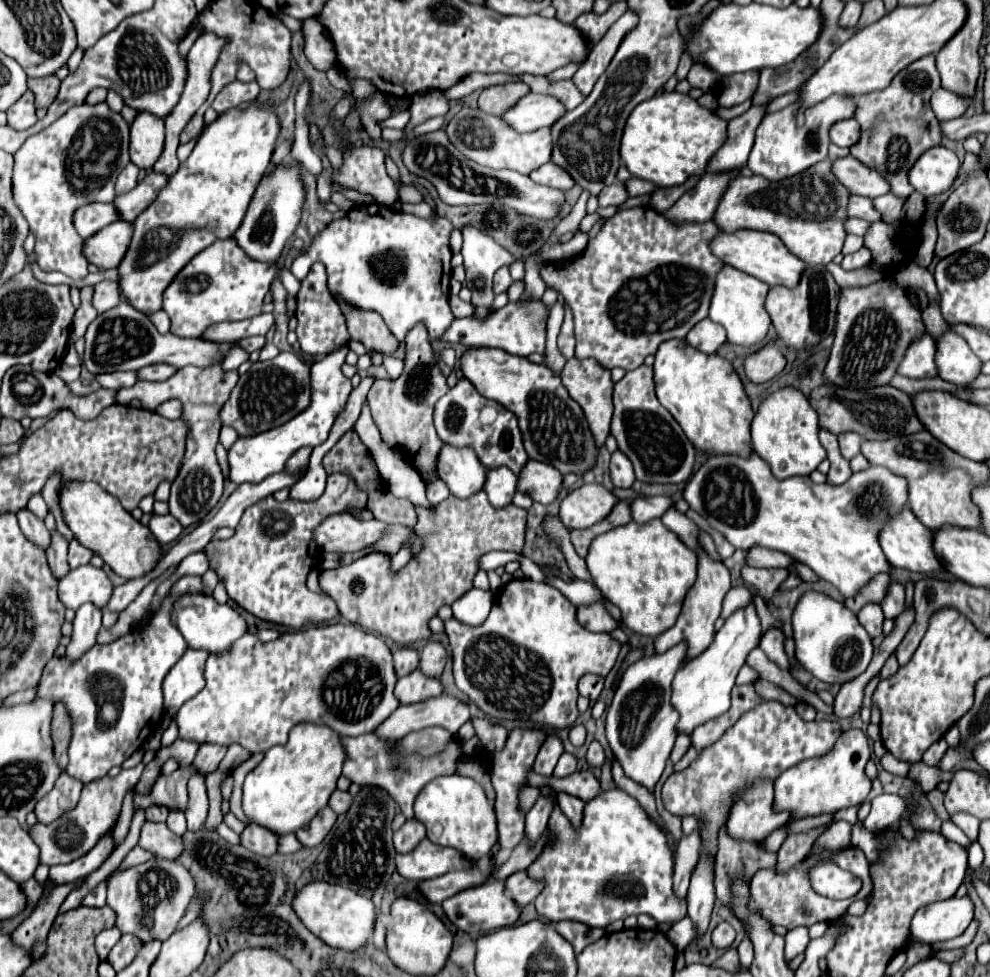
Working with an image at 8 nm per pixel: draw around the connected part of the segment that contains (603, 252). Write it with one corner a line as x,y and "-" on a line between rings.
632,207
606,219
600,233
580,255
560,263
548,263
542,269
542,279
548,287
556,287
574,313
576,357
592,357
606,369
622,367
632,371
644,363
646,355
654,355
660,343
684,339
698,321
708,317
716,273
726,267
710,249
710,241
716,235
718,229
712,221
676,227
650,207

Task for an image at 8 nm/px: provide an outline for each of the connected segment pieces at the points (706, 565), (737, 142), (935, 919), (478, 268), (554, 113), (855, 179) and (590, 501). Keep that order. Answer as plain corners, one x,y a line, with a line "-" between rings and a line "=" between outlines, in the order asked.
698,547
694,551
698,555
698,579
688,589
688,593
684,597
684,605
682,605
682,611
678,615
676,625
670,627
668,631
664,631
656,639
656,643
654,643
656,653
664,653
670,647
674,647
676,643
680,643
682,639
686,639
688,641
688,657
696,657
696,655
700,655
710,645
710,641
714,637
714,621
718,619
720,609
722,609
722,599
724,599
724,595
730,589
730,571
724,565
724,561
714,561
704,551
704,547
=
750,107
744,115
728,121
728,139
708,161
706,173
730,173
746,165
754,145
754,131
764,117
766,107
=
952,897
930,903
912,917
910,933
920,943
936,943
954,939
964,933
974,917
974,907
968,897
=
464,227
462,229
462,237
464,237
464,245
462,245
462,257
464,257
464,269
466,269
466,285
472,291
472,305
474,305
474,317
484,321
484,317
488,317
488,313
492,313
492,303
494,303
494,291
492,291
492,277
494,273
502,267
502,265
510,265
516,259
502,249
490,235
484,235
482,231
478,231
476,227
=
528,93
512,105
506,113
500,115
502,121
508,121
516,131
534,131
540,127
550,127
558,117
564,115
564,105
556,97
544,97
542,93
=
852,155
838,157
832,163
832,173
852,195
862,195
862,197
874,199
874,197
886,195
890,191
890,187
882,175
878,175
874,169
862,165
860,161
856,161
=
582,485
560,501
560,521
568,529
586,529
602,521
614,505
616,497
604,485

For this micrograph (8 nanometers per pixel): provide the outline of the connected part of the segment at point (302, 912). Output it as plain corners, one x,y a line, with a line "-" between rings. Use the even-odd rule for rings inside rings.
314,881
298,891
294,897
294,911
316,937
320,937
330,947
340,947
350,953
362,949
368,943
376,921
376,907
370,899
358,895
352,889
326,881

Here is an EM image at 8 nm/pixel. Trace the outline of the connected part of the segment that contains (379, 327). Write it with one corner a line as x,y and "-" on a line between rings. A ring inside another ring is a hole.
338,299
338,305
346,317
348,333
352,339
358,339
366,349
376,349
380,353
392,353
398,347
398,341
392,337
390,329
384,325
384,319
378,313
368,309
354,309
354,305
344,305
344,299

